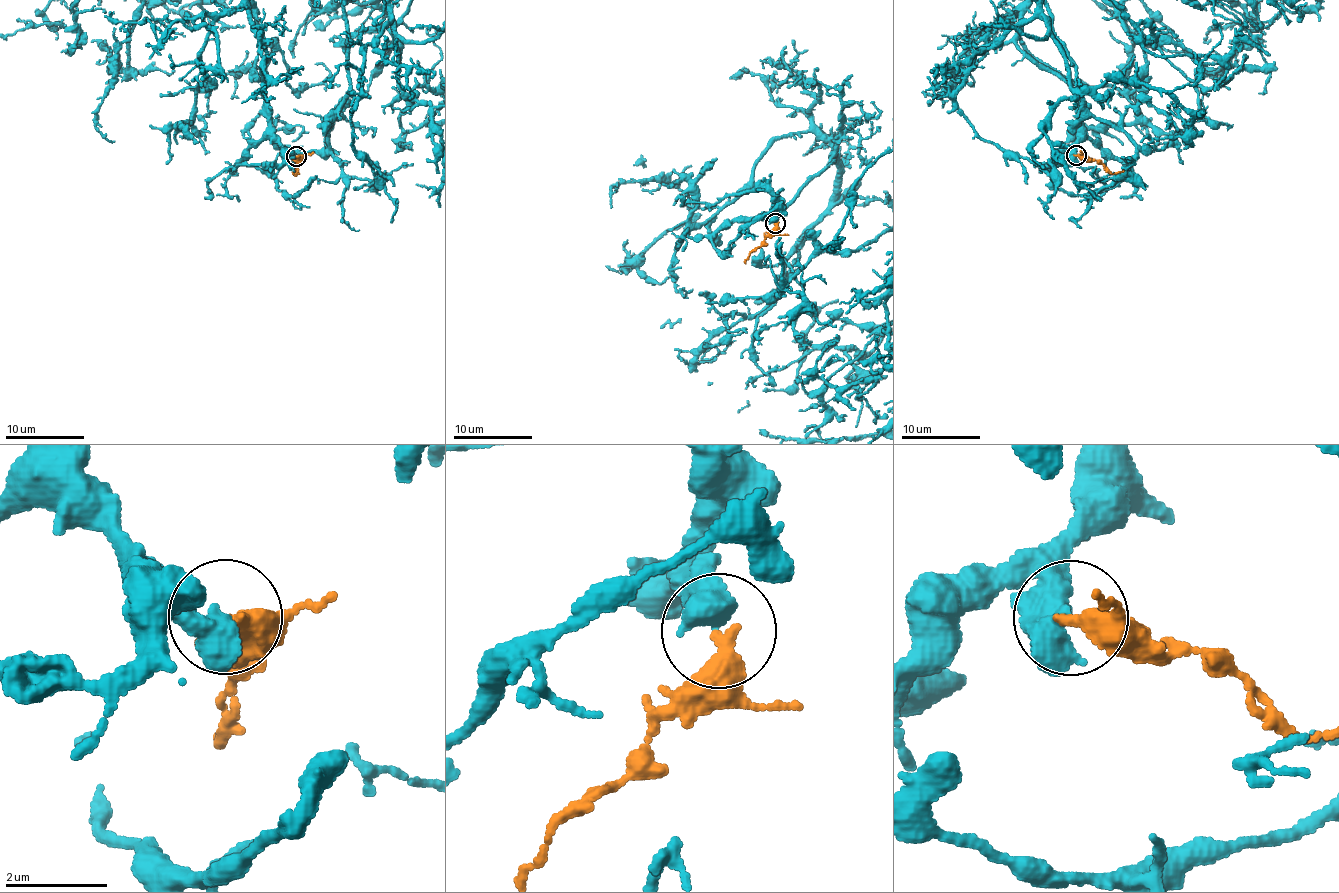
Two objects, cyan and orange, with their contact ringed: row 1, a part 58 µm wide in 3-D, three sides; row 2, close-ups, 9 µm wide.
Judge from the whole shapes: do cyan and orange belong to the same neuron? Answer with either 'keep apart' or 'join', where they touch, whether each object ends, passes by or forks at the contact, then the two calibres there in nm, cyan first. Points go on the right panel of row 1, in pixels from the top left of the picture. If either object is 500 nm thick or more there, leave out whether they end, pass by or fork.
keep apart; place (1076, 155); calibres 650 and 400 nm

